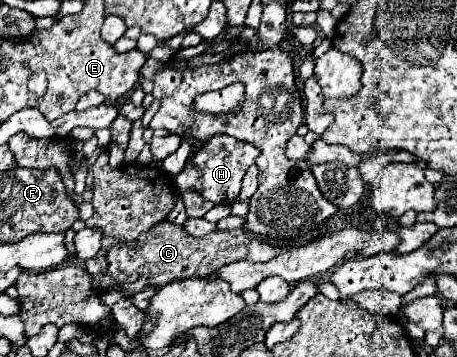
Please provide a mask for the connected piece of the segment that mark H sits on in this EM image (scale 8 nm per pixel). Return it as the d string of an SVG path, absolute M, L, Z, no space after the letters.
M214 135L186 167L176 175L174 185L180 193L188 189L200 189L200 193L212 201L214 205L232 205L238 203L238 195L242 189L242 177L246 169L256 161L260 151L246 141L238 141L230 135Z

